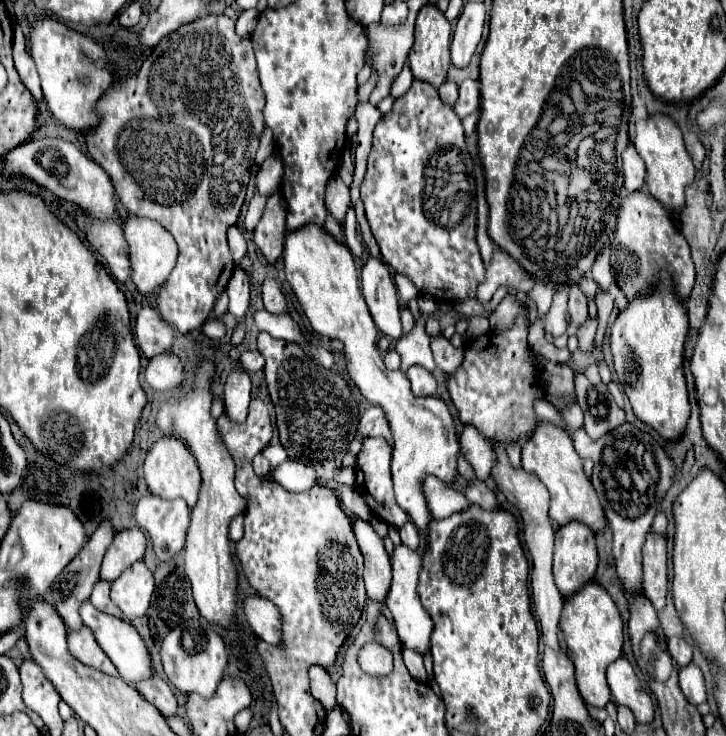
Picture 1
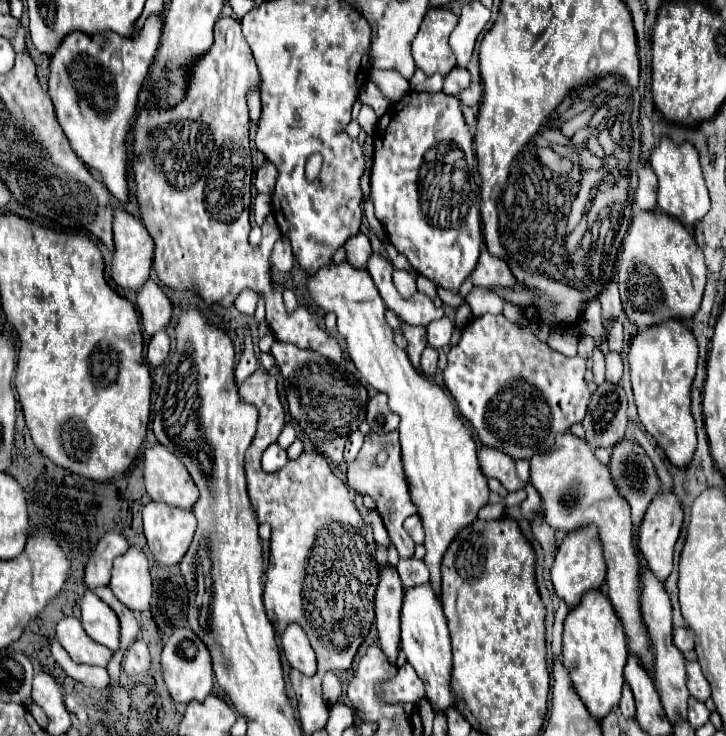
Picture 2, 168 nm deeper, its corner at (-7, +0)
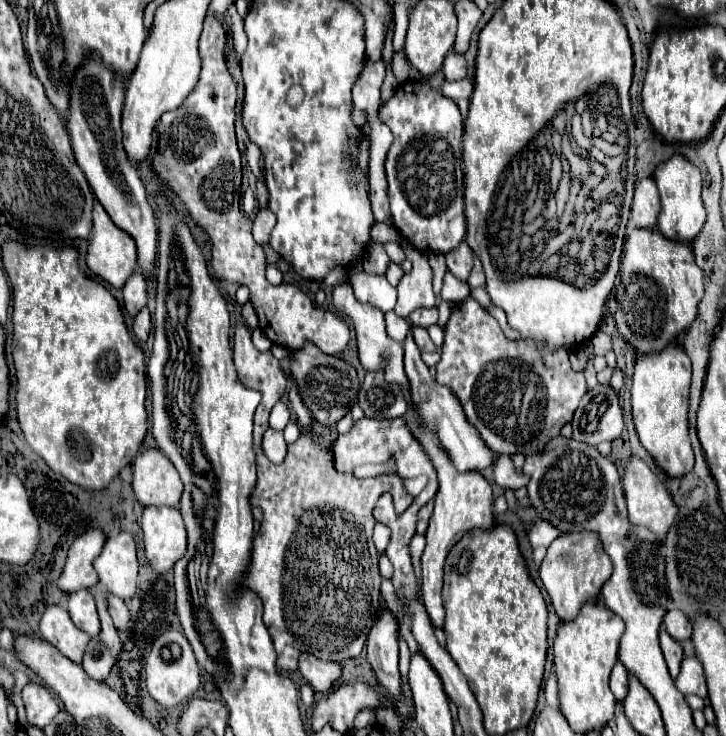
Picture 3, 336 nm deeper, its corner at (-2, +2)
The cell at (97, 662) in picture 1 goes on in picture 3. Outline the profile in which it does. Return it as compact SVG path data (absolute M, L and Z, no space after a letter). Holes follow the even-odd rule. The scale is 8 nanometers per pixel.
M62 605L46 607L40 619L40 635L58 647L58 651L62 651L70 661L82 663L82 655L90 637L72 623L68 611Z

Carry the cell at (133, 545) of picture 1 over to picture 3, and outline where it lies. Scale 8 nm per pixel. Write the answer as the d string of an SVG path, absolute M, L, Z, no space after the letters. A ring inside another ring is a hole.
M90 529L74 541L74 545L68 549L62 575L58 577L60 591L68 595L78 589L88 589L98 583L98 575L92 567L92 561L94 557L100 555L104 541L106 541L106 535L98 529Z

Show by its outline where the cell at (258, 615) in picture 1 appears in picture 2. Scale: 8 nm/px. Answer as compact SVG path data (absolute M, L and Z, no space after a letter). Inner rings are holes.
M297 623L287 625L287 629L279 635L279 639L281 639L283 653L285 653L285 657L293 669L297 669L305 675L313 675L317 671L315 653L309 645L305 631Z

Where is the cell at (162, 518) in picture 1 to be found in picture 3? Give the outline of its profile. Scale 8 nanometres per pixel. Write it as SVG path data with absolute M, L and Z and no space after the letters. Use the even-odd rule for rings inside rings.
M146 507L142 515L144 547L150 567L164 573L186 553L188 535L182 515L174 507Z

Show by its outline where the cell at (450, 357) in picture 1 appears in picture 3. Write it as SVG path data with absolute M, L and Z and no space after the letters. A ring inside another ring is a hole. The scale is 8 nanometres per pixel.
M430 307L430 309L422 309L422 311L412 311L410 315L410 323L412 325L420 325L420 327L430 327L438 321L438 307Z

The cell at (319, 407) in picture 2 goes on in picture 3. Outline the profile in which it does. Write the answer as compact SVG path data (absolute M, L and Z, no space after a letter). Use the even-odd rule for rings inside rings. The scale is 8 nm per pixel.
M308 343L306 347L292 351L290 365L292 365L292 381L298 385L304 405L310 409L314 419L318 419L322 425L332 427L340 417L350 413L352 405L358 399L360 383L356 369L348 361L334 355L326 355Z

